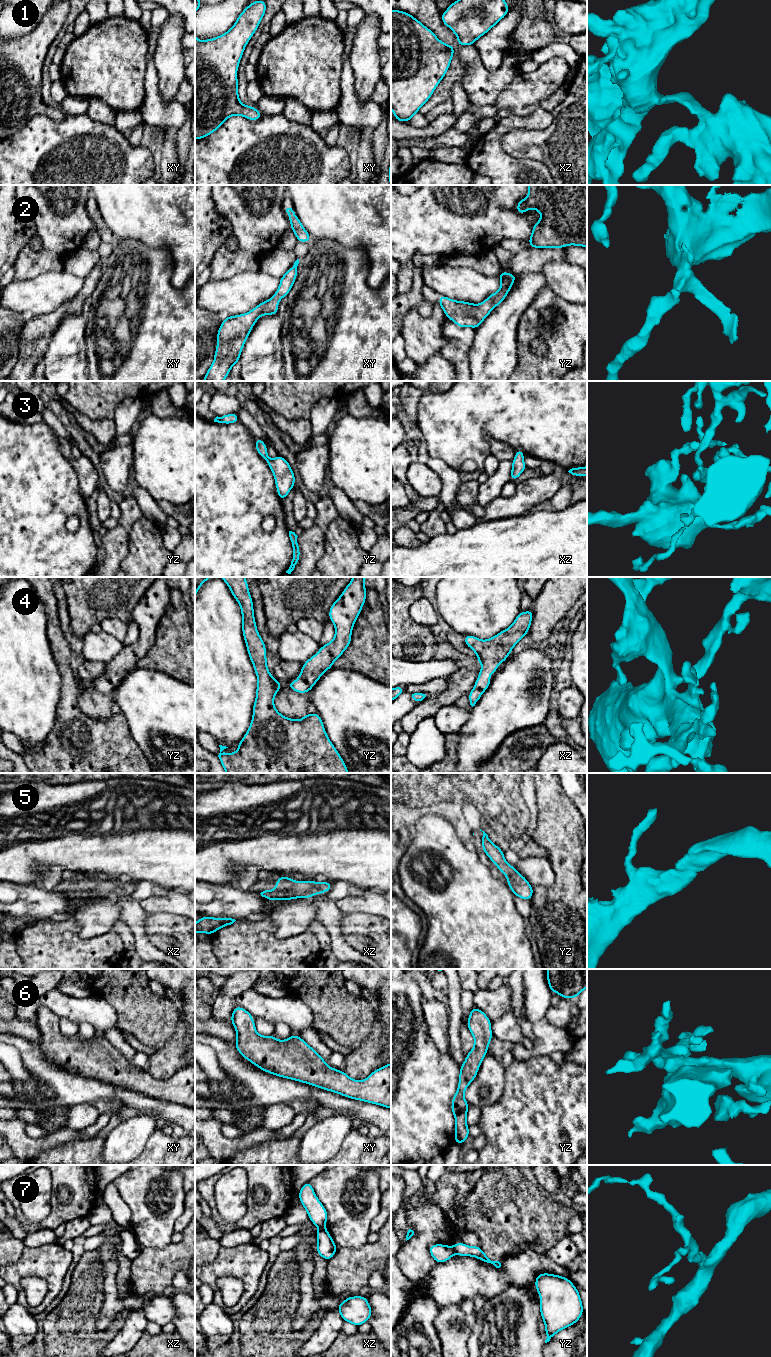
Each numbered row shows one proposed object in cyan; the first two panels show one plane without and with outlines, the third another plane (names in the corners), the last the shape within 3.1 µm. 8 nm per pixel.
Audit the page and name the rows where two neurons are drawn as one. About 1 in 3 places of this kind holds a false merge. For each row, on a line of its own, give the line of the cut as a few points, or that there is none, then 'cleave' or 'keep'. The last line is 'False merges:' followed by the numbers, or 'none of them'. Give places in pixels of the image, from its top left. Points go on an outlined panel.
1: no cut | keep
2: no cut | keep
3: no cut | keep
4: no cut | keep
5: no cut | keep
6: no cut | keep
7: xz (324, 1227), (319, 1229) | cleave
False merges: 7

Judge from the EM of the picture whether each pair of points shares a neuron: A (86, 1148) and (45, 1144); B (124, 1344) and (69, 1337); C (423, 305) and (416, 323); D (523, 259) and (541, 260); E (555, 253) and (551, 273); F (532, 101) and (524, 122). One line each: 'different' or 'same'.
A: different
B: different
C: different
D: same
E: different
F: different

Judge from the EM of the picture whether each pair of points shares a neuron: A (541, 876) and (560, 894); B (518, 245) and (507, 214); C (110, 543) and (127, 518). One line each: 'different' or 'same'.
A: different
B: different
C: same

